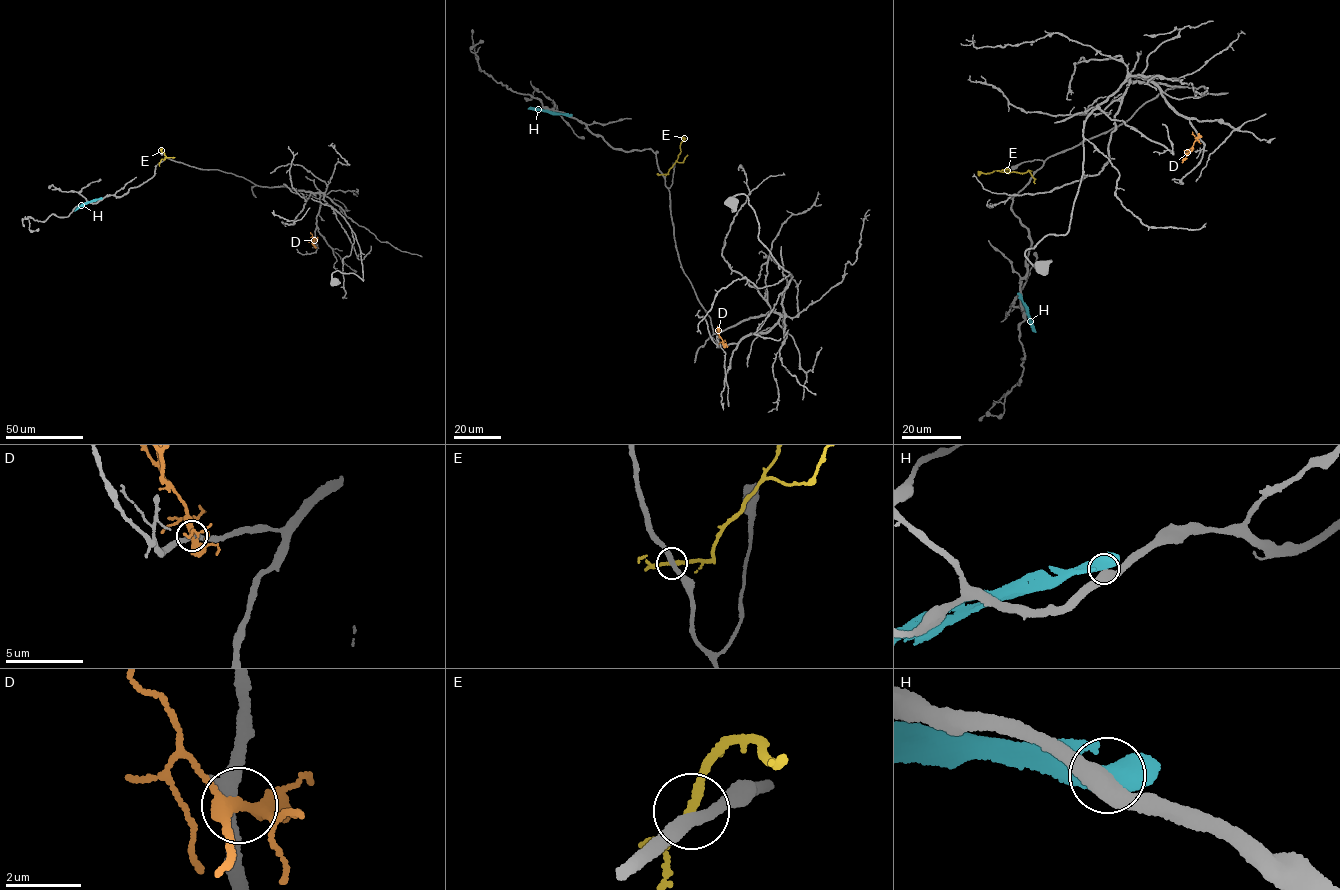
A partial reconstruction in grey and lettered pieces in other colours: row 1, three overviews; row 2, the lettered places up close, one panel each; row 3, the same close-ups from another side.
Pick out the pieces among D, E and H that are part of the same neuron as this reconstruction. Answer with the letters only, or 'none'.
none

